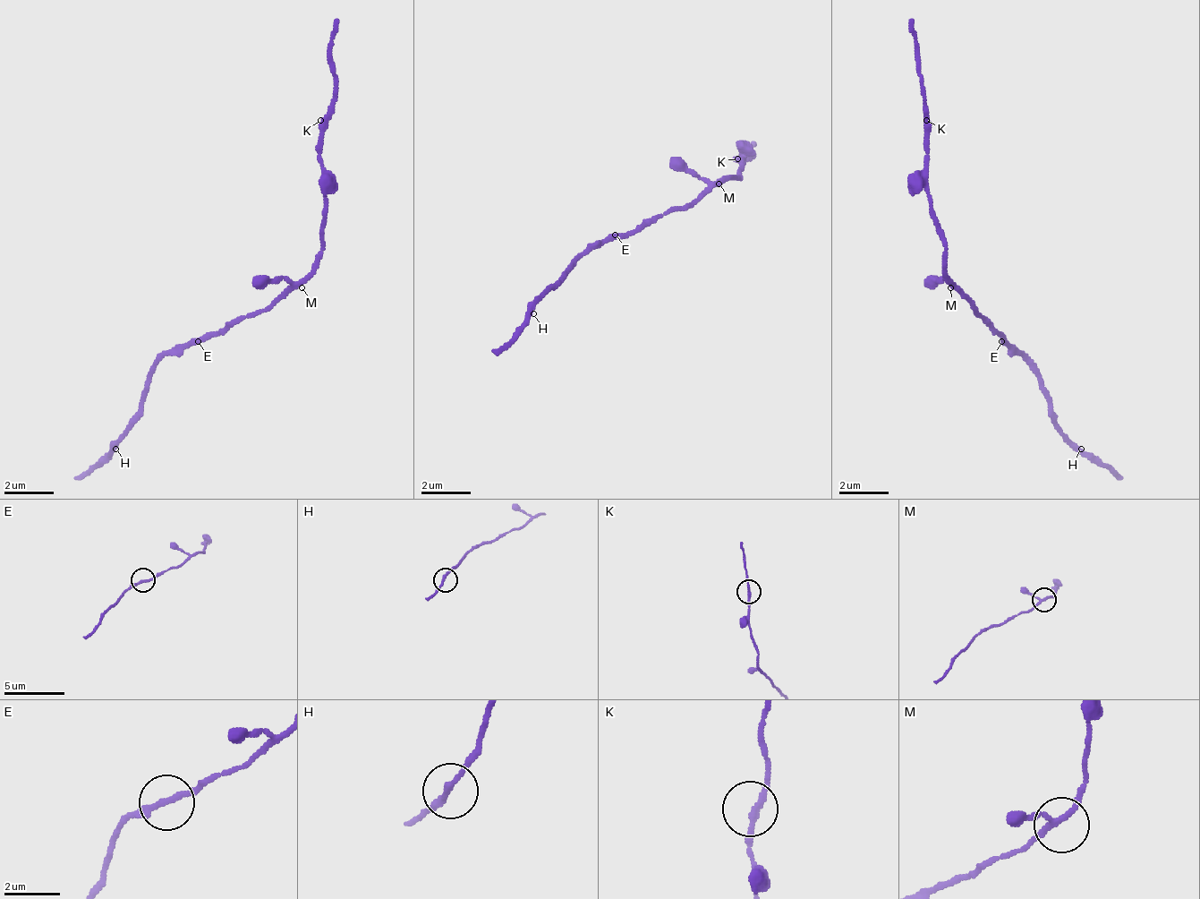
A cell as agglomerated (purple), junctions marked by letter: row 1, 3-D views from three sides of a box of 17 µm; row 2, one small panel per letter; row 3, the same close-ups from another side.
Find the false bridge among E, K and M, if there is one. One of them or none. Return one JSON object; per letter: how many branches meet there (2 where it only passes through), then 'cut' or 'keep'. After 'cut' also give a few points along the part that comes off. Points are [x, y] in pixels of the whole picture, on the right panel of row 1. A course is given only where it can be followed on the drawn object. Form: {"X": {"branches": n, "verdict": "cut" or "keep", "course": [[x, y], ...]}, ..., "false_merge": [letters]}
{"E": {"branches": 2, "verdict": "keep"}, "K": {"branches": 2, "verdict": "keep"}, "M": {"branches": 3, "verdict": "keep"}, "false_merge": []}

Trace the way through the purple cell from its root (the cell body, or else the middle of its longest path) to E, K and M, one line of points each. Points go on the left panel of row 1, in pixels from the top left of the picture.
E: (270, 312), (251, 312), (245, 318), (234, 318), (215, 337), (202, 337), (196, 343)
K: (270, 312), (314, 269), (314, 256), (320, 250), (320, 219), (326, 213), (326, 169), (320, 163), (320, 120)
M: (270, 312), (295, 287), (302, 287)

